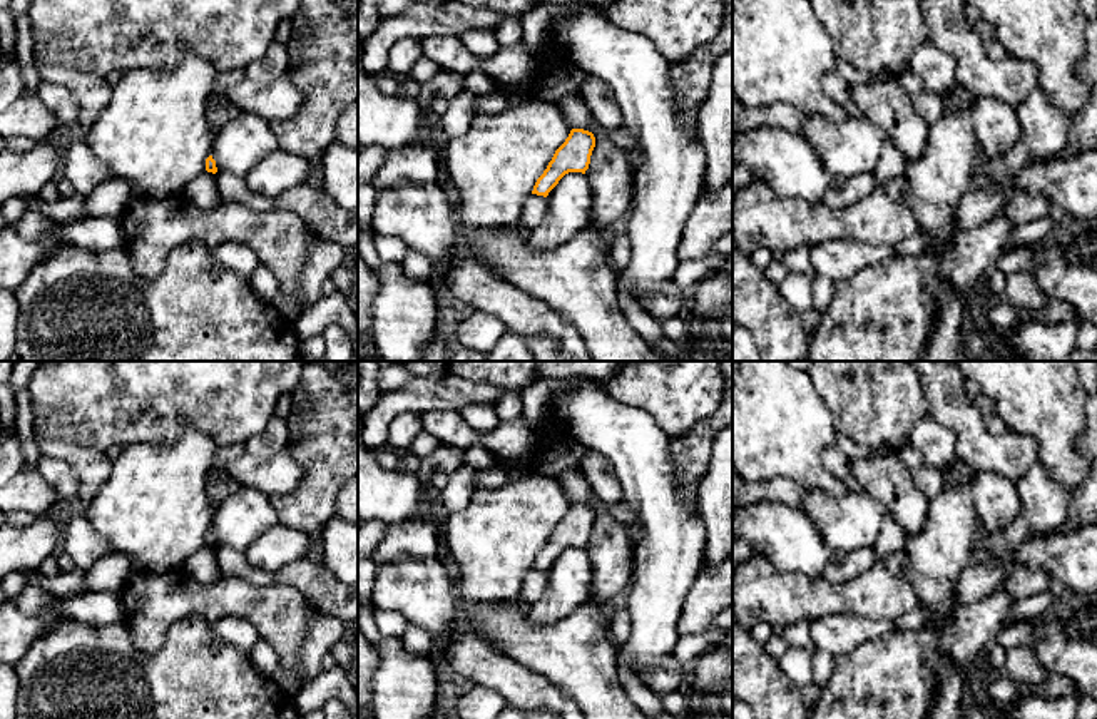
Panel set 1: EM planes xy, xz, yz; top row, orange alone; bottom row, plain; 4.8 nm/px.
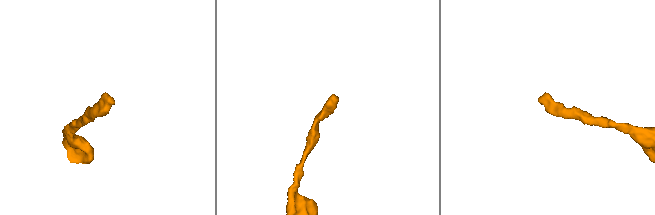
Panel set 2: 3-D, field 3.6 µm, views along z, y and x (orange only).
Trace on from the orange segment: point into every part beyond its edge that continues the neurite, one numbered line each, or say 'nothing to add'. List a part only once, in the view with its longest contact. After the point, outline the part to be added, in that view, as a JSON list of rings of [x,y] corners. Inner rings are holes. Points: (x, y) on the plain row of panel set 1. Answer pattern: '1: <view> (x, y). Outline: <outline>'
nothing to add

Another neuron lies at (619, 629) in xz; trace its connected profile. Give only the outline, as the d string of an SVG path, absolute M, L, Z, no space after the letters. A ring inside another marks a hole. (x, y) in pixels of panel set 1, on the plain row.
M620 604L612 609L609 624L609 639L615 647L627 642L630 635L630 614Z

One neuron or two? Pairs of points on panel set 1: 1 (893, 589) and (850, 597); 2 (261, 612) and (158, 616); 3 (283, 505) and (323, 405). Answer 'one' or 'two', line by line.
1: one
2: one
3: one

